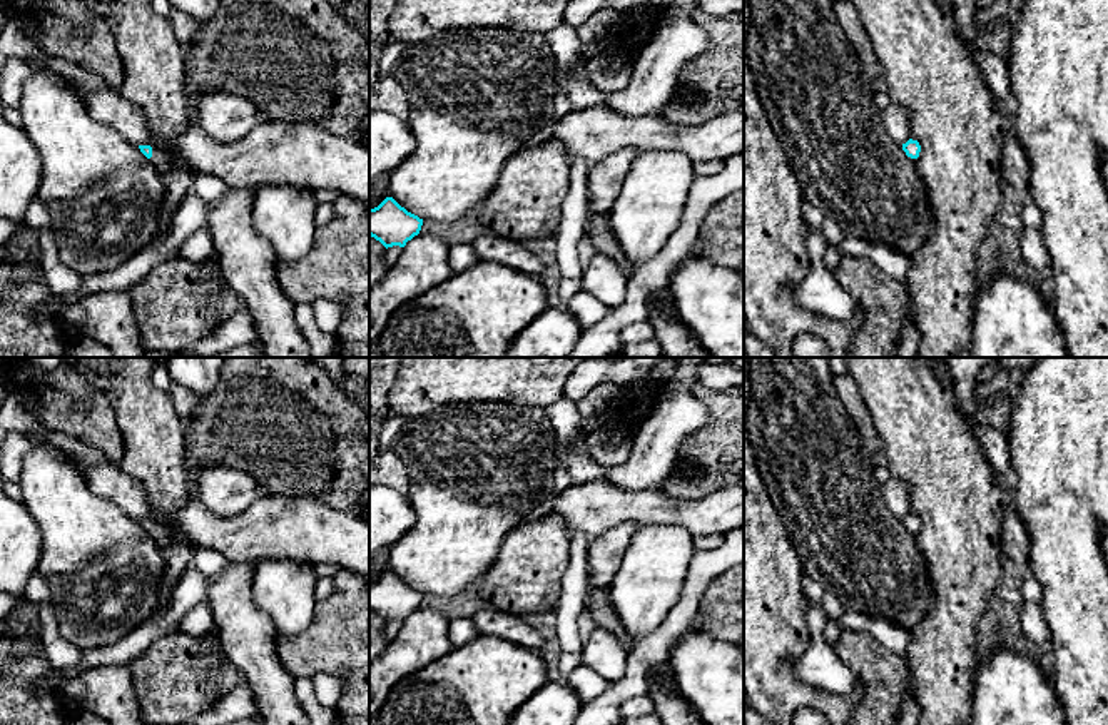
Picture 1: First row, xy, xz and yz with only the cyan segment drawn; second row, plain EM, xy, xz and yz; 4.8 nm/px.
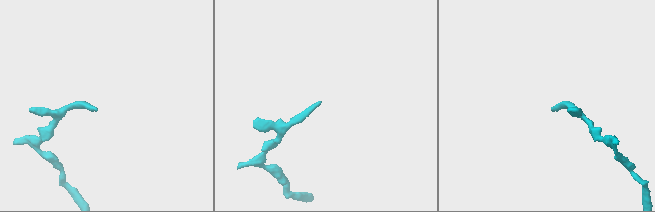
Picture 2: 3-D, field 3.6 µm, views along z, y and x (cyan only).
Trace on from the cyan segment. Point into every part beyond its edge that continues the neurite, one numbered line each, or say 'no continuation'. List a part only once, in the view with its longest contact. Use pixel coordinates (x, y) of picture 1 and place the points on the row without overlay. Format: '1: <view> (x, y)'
1: xy (161, 533)

